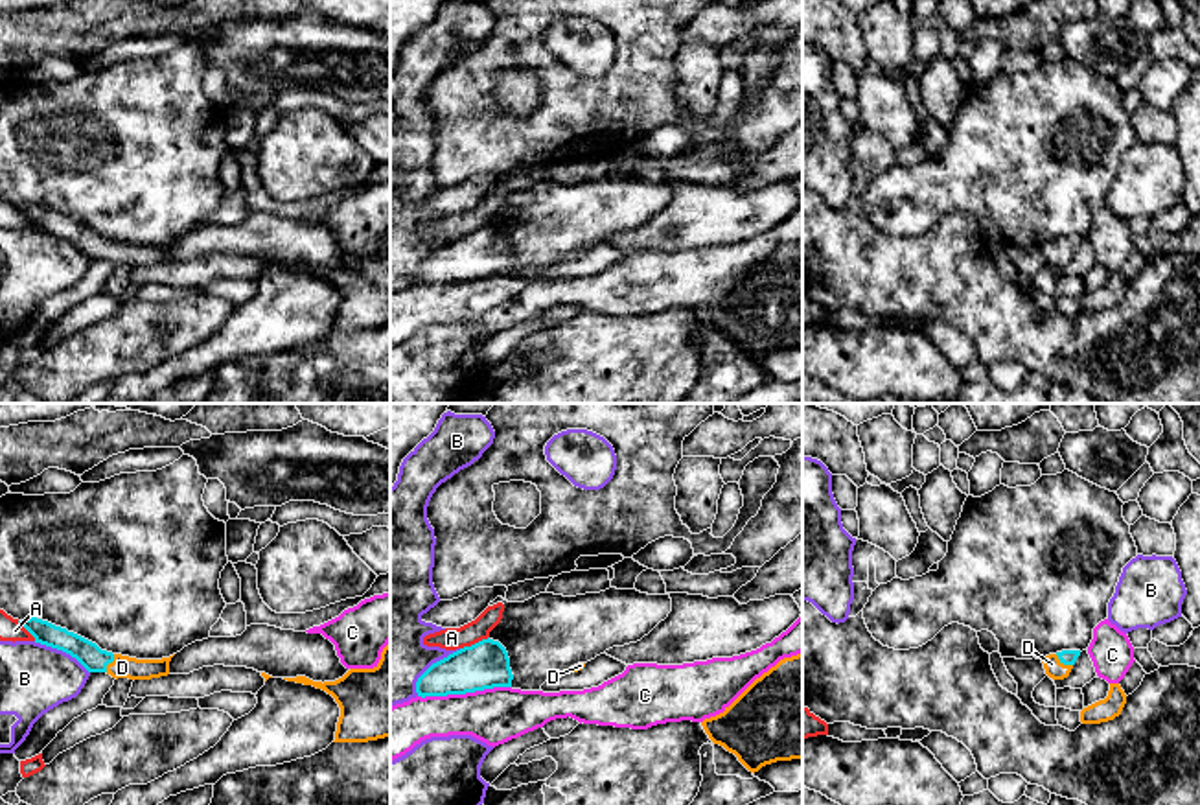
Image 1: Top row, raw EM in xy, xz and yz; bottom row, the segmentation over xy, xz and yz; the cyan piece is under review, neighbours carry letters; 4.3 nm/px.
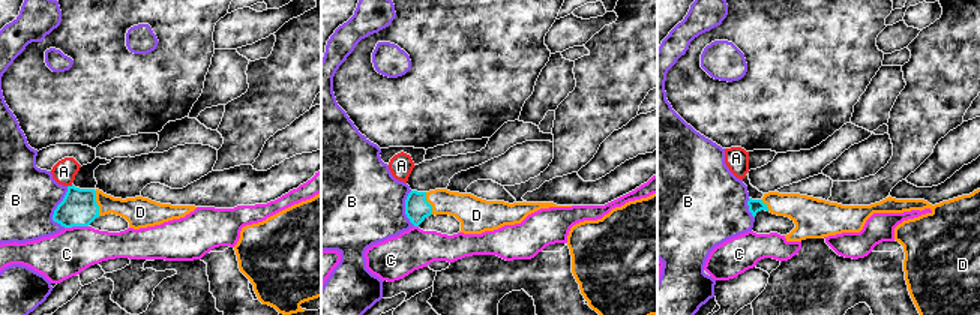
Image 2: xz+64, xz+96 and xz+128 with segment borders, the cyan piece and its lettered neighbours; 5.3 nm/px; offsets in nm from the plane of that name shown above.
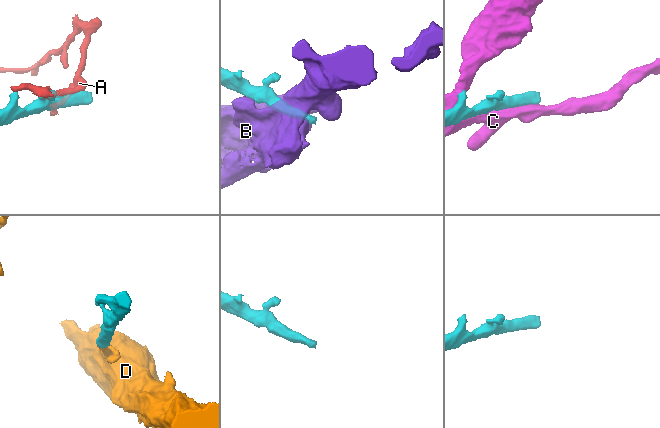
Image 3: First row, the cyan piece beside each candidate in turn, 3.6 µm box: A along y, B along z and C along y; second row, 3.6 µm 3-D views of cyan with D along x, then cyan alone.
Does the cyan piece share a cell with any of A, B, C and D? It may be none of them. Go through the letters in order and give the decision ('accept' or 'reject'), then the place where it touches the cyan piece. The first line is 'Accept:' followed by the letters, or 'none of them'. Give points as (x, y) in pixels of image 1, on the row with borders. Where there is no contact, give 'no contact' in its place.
Accept: D
A: reject; contact xz (475, 643)
B: reject; contact xz (431, 665)
C: reject; contact xz (464, 693)
D: accept; contact yz (1064, 664)

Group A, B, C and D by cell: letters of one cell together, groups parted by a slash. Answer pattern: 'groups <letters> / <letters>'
groups A / B / C / D

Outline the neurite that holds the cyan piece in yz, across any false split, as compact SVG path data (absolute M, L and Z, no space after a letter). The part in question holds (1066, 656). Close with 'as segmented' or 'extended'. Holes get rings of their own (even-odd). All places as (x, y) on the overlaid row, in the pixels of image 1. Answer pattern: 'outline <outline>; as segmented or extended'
outline M1062 650L1042 658L1045 674L1053 680L1064 680L1069 676L1080 650Z; extended

